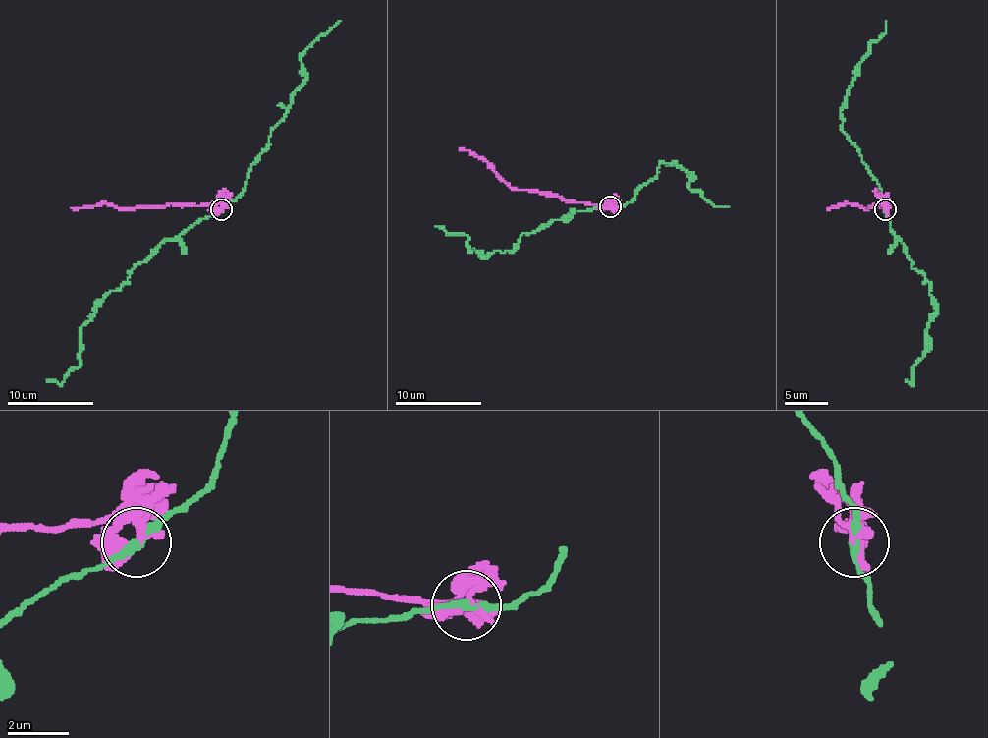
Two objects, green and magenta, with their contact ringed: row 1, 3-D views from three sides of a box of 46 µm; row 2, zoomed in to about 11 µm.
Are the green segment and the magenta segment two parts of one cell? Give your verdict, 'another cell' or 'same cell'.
another cell

